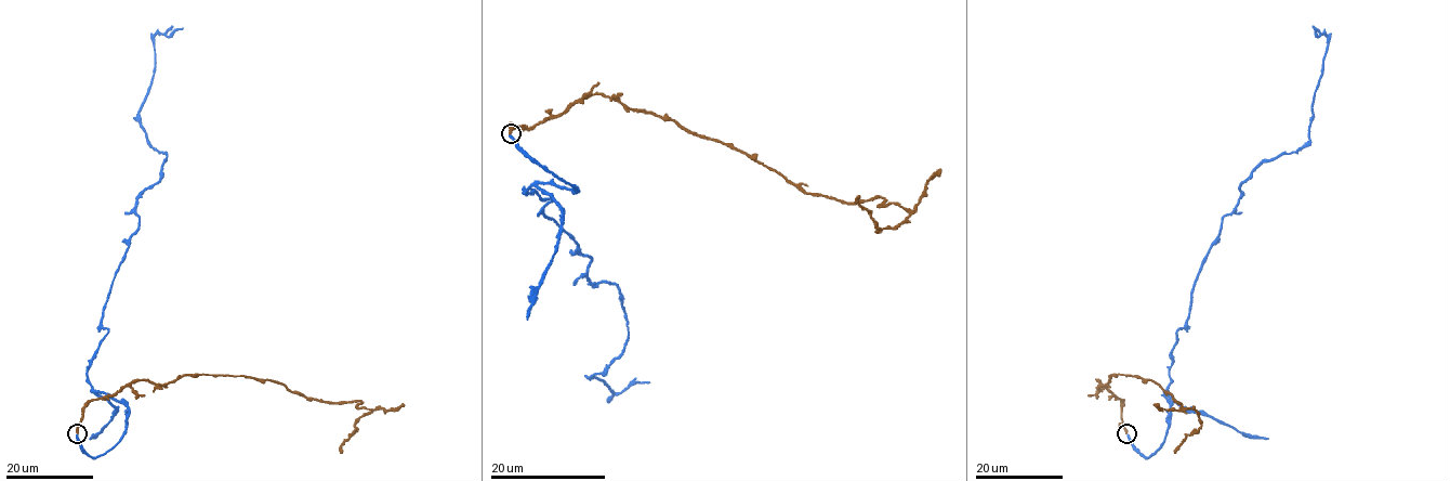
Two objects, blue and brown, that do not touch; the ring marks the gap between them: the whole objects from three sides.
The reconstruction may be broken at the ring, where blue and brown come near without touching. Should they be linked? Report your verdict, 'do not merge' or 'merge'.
merge

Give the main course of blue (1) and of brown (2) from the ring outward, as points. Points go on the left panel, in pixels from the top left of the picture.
1: (77, 433), (97, 457), (124, 429), (128, 408), (87, 368), (167, 155), (141, 124), (154, 37), (183, 28)
2: (77, 432), (82, 408), (129, 382), (245, 376), (281, 382), (301, 395), (379, 408), (355, 423), (340, 453)

